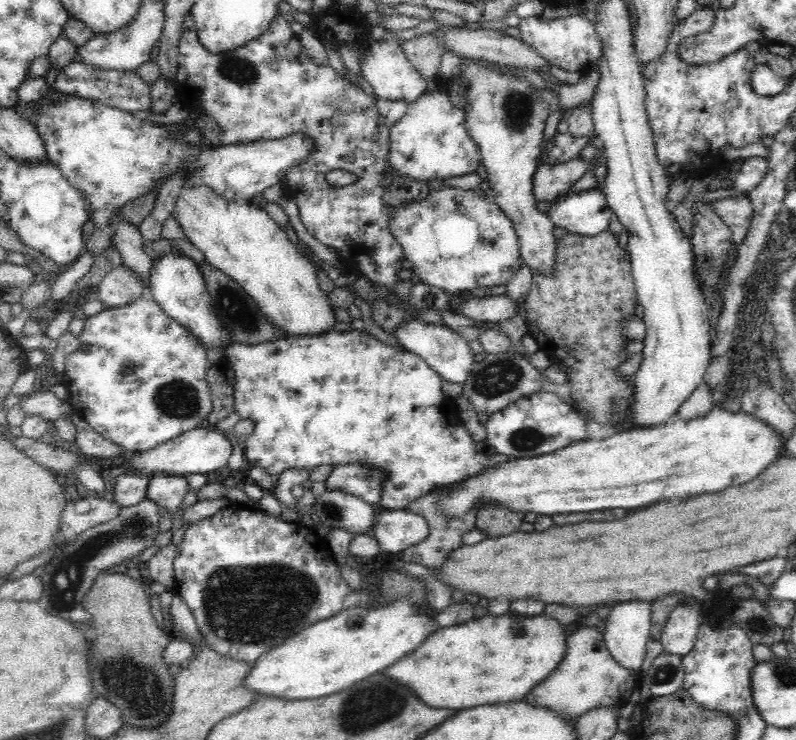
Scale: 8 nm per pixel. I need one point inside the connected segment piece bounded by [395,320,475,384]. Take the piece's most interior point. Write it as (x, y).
(448, 353)

